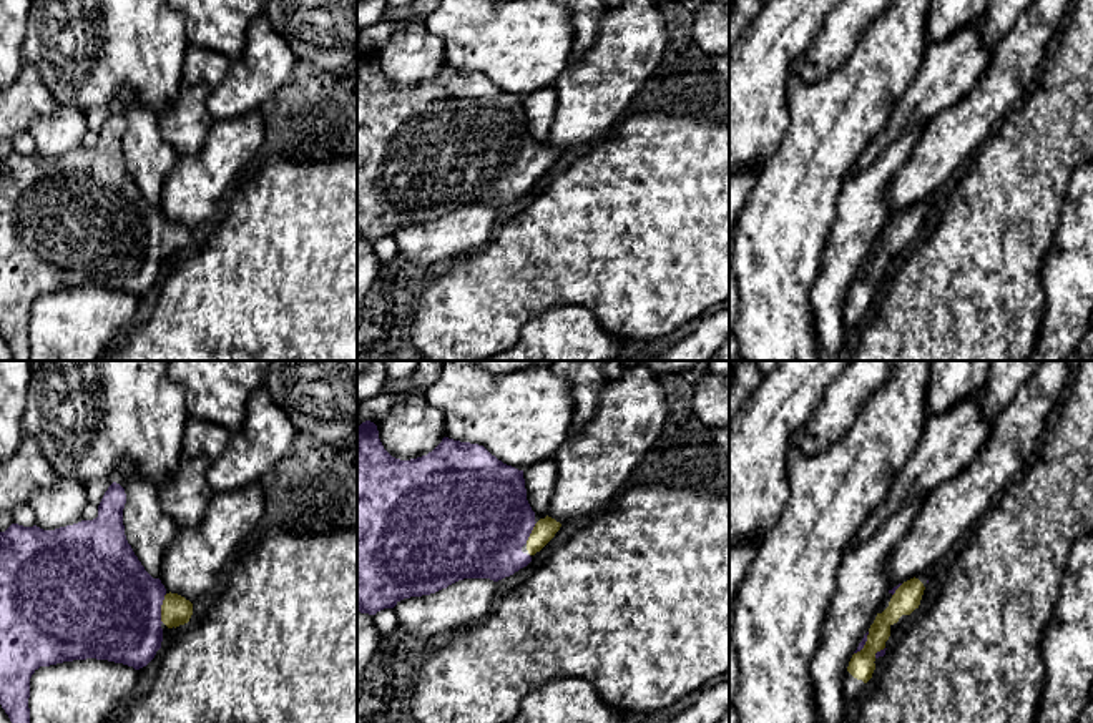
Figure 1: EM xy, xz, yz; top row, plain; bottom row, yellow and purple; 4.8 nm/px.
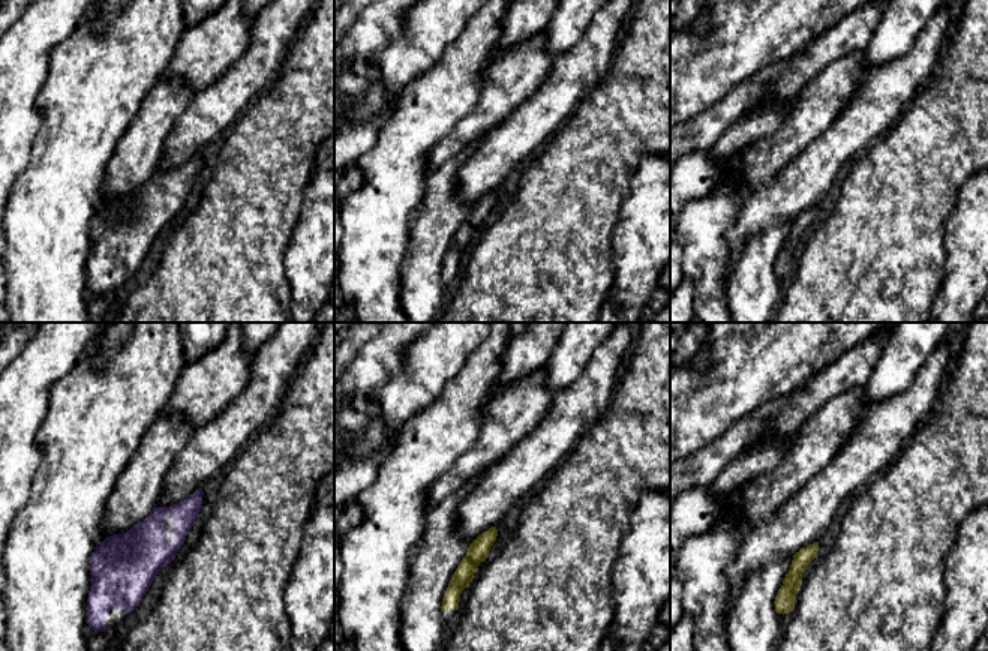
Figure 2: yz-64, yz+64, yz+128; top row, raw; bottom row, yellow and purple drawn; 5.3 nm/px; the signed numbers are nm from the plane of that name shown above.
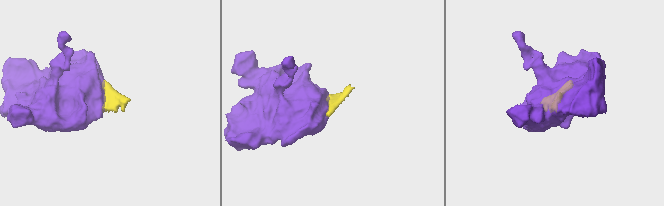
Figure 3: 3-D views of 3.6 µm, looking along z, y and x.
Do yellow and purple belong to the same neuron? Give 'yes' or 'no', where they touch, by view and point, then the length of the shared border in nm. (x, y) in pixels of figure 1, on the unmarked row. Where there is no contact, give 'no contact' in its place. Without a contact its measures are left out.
yes | xy (161, 236) | 150 nm

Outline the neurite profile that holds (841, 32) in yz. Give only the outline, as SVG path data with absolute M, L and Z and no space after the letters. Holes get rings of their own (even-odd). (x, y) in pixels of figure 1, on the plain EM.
M841 0L826 17L814 42L791 61L789 73L814 83L841 66L862 33L882 15L890 0Z

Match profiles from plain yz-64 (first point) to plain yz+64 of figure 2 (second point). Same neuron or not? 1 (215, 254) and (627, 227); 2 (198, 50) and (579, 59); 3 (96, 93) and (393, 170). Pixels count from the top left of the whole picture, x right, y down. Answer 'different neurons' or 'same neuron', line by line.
1: different neurons
2: different neurons
3: same neuron

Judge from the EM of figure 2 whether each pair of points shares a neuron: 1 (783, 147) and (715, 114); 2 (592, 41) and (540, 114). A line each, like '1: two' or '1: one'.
1: two
2: one

